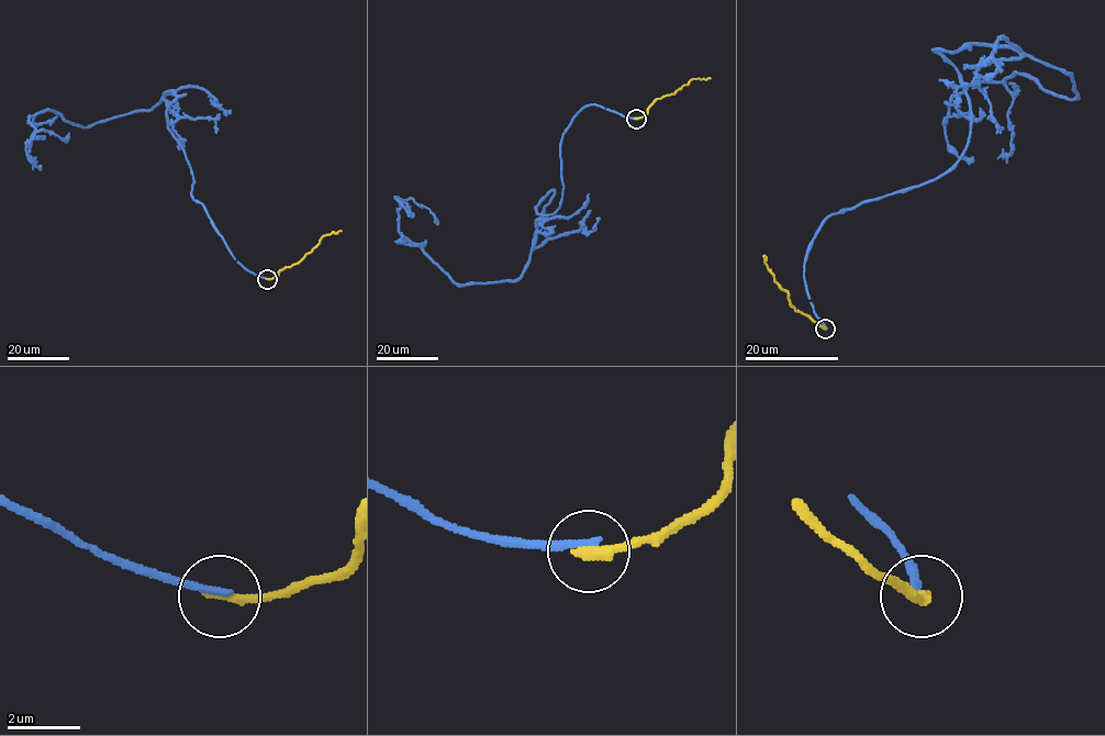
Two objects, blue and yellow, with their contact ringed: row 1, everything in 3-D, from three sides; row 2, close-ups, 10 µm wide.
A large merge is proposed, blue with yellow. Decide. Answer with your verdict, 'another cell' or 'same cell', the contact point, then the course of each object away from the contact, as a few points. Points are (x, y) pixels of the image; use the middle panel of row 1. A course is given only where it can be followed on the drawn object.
another cell | (636, 119) | blue via (636, 118), (575, 116), (516, 279), (458, 283), (410, 216) | yellow via (636, 119), (643, 116), (655, 101), (673, 93), (692, 79), (710, 78)

